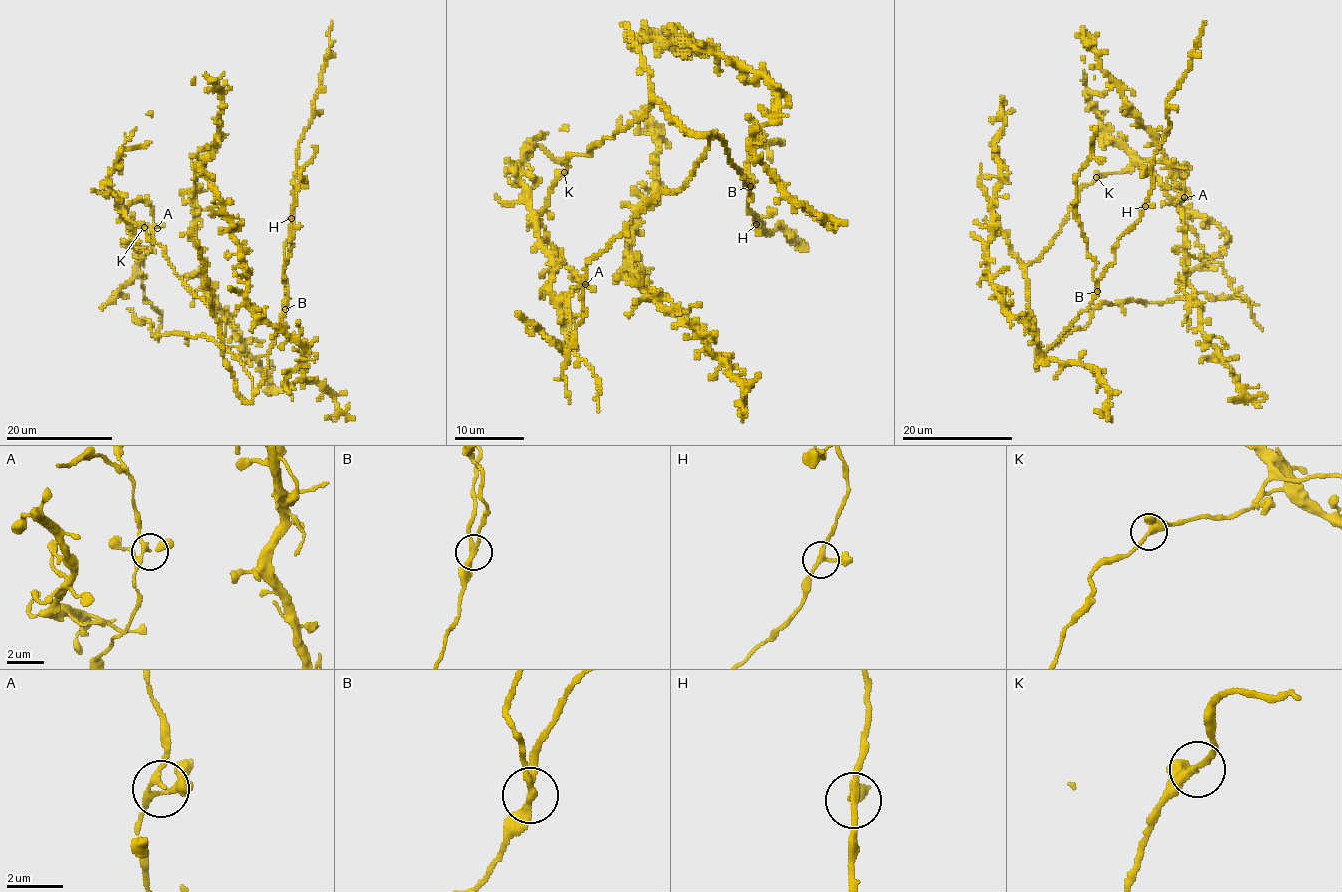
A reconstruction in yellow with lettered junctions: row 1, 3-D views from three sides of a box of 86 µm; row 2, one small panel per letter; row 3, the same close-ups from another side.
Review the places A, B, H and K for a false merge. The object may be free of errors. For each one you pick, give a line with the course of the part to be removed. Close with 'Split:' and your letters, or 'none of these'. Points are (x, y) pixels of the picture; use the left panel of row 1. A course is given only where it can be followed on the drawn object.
B: foreign part runs (284, 309), (288, 297), (283, 274), (288, 249), (292, 246), (293, 207), (299, 174), (313, 158), (312, 145)
Split: B

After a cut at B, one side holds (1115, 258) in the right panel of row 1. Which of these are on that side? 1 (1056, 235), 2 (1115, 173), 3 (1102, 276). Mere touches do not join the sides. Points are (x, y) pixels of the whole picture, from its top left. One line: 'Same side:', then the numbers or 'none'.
Same side: 1, 2, 3

